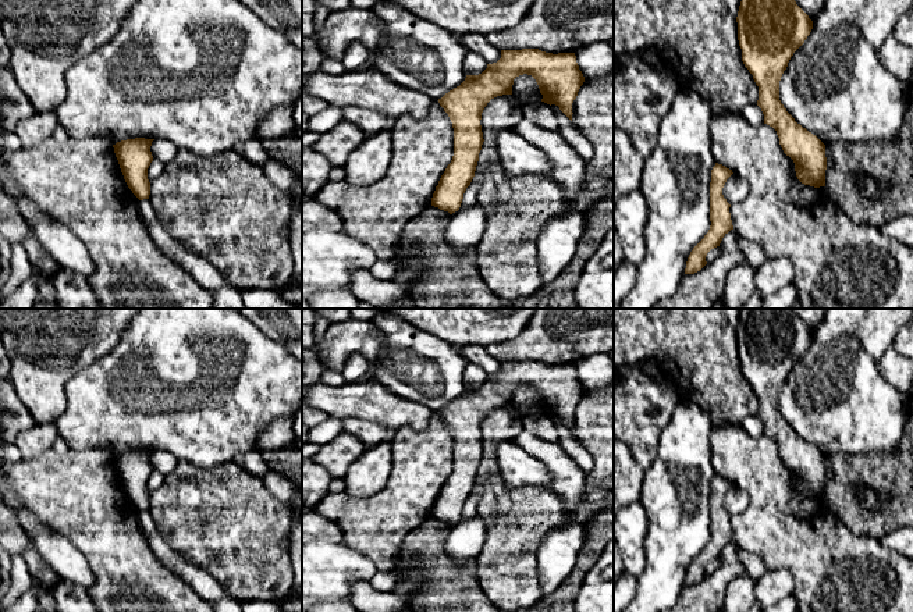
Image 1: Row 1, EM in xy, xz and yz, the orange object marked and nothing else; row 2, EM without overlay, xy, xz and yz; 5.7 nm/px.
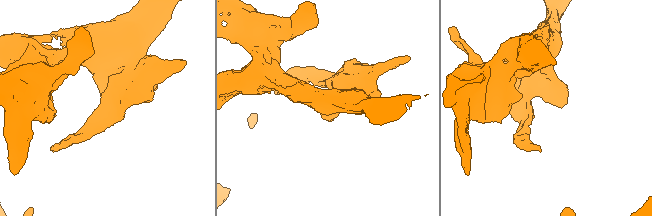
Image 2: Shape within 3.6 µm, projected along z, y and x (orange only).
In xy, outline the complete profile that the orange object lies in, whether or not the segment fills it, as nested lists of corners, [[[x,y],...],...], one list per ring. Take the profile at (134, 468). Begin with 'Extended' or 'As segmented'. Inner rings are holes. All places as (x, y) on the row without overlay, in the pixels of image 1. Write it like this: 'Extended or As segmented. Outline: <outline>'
As segmented. Outline: [[[135,449],[113,456],[124,491],[139,512],[149,510],[150,506],[148,480],[153,473],[150,463],[153,452]]]

